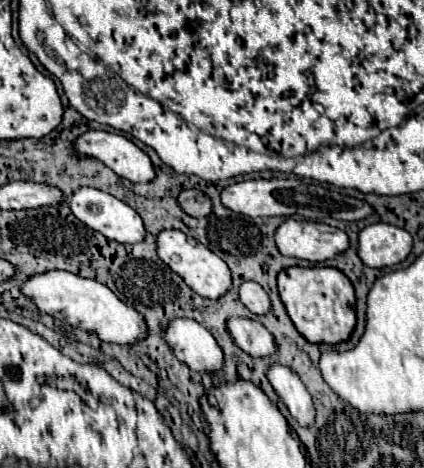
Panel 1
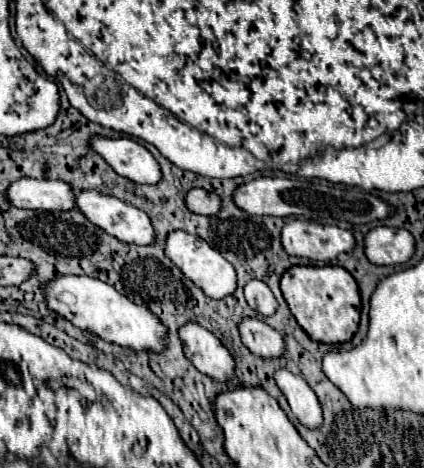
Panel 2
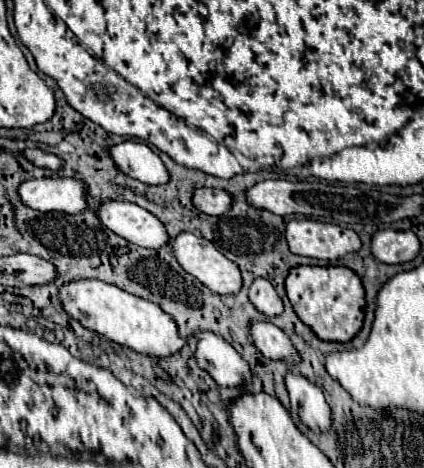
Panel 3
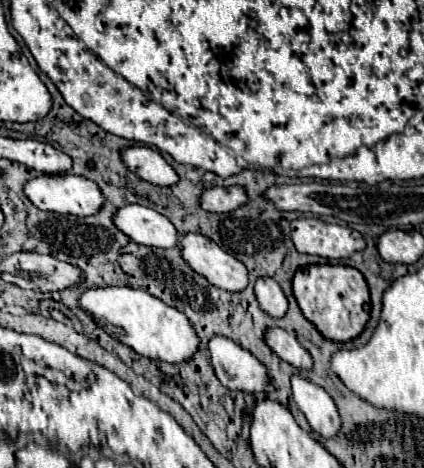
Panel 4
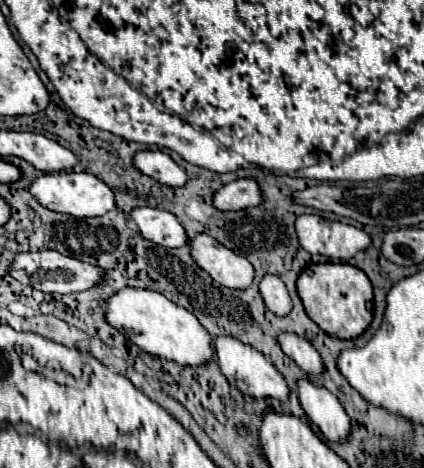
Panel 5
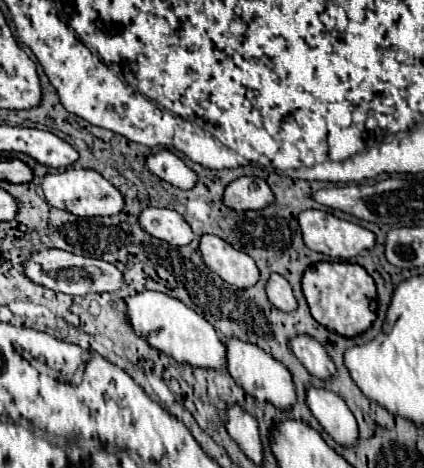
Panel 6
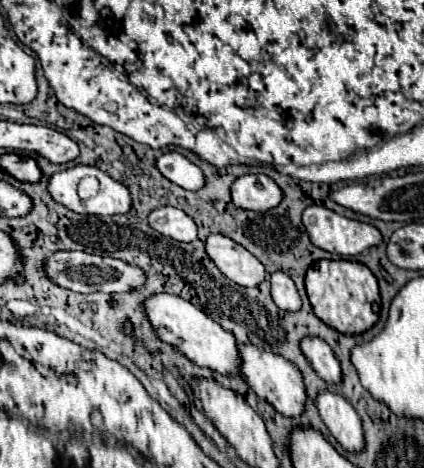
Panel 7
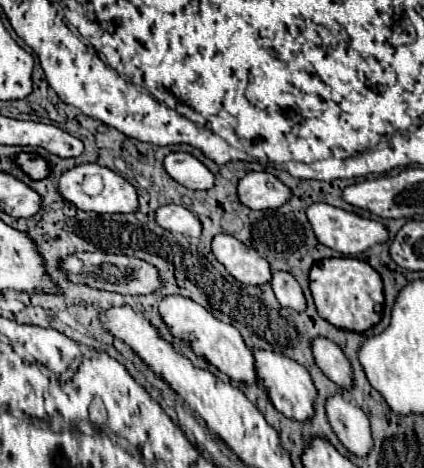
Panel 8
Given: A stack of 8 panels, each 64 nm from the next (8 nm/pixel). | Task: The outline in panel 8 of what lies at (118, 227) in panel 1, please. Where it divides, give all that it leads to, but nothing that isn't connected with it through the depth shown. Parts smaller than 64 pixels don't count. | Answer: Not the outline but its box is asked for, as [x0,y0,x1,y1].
[156,204,202,238]

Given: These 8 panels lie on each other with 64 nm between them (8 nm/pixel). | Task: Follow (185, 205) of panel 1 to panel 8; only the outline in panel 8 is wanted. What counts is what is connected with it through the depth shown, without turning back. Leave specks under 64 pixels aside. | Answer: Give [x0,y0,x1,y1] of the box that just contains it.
[238,172,290,210]

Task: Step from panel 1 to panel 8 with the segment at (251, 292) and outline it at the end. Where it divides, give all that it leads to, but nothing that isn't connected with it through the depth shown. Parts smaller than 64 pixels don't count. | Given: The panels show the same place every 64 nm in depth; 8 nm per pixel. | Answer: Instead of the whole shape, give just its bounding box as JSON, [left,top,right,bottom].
[270,272,306,312]

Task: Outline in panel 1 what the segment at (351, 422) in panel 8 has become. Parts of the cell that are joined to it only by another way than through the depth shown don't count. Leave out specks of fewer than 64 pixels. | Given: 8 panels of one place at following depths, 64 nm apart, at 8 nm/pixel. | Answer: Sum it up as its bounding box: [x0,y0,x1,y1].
[266,364,314,426]

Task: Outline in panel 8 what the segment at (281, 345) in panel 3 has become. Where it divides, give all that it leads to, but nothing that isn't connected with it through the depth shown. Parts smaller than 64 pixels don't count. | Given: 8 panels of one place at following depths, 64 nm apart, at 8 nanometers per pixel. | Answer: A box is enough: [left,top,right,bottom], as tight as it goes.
[312,338,352,388]

